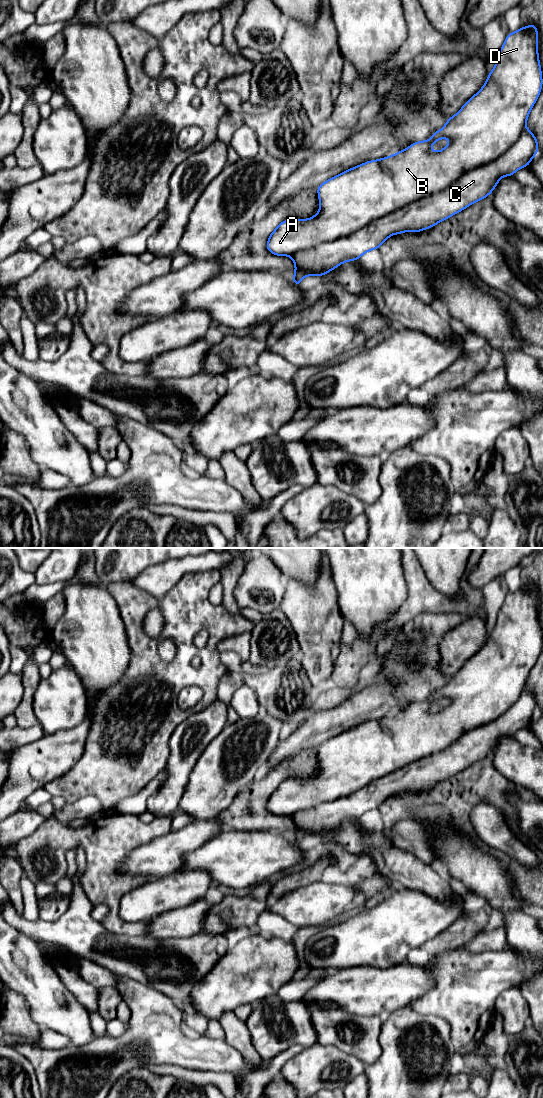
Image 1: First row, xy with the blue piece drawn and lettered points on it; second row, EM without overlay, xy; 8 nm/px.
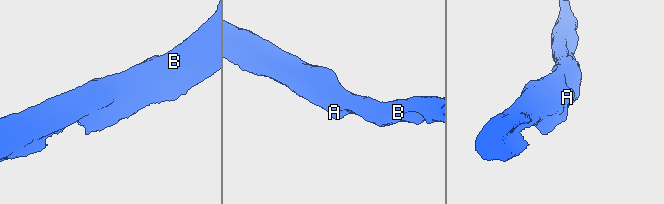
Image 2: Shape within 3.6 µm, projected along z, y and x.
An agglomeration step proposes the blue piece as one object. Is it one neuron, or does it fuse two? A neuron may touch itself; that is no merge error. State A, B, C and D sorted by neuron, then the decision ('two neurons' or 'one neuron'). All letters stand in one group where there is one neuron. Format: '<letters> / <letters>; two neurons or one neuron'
A B C D; one neuron

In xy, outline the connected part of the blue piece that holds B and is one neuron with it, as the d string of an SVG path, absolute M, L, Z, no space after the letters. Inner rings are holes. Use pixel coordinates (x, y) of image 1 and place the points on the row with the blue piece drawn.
M530 24L528 27L523 25L519 30L507 34L505 42L497 56L496 64L489 73L483 87L474 96L472 96L454 116L447 120L442 129L437 130L432 137L426 141L415 142L406 149L388 157L378 160L370 160L357 165L356 167L348 169L323 182L317 187L320 210L314 216L310 219L287 219L281 222L270 234L266 244L266 249L276 256L290 256L292 258L292 261L295 264L295 273L291 279L295 285L300 287L301 280L305 276L323 276L342 263L359 260L359 258L366 252L379 249L381 244L392 235L401 234L406 231L418 233L421 230L426 230L435 226L441 221L448 219L450 216L454 216L458 212L466 209L469 205L486 198L492 193L502 177L513 176L517 170L528 167L531 160L539 151L537 138L526 127L526 121L529 117L529 113L533 105L536 103L543 85L537 45L538 29L535 24ZM442 138L448 138L450 143L442 150L432 152L430 150L431 146Z

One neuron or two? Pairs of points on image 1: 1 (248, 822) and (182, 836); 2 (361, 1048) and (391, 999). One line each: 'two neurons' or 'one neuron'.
1: two neurons
2: two neurons

